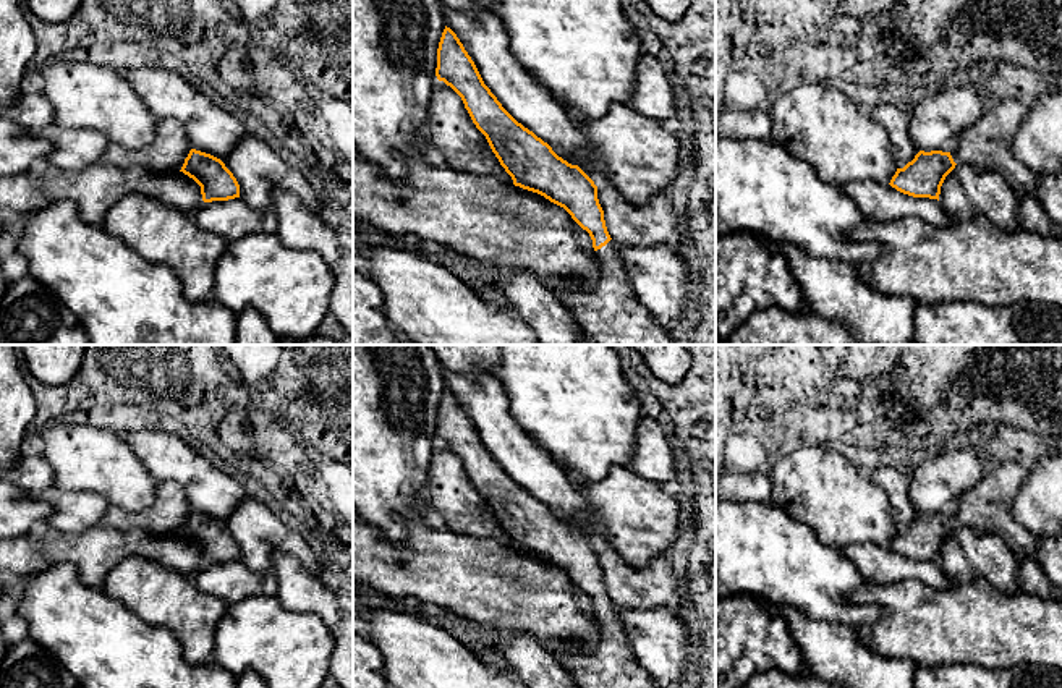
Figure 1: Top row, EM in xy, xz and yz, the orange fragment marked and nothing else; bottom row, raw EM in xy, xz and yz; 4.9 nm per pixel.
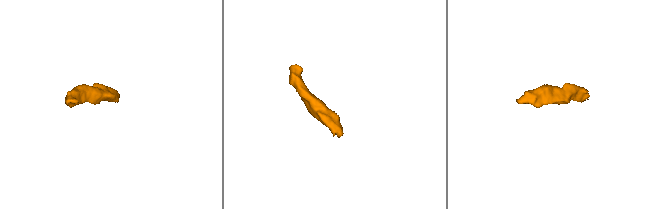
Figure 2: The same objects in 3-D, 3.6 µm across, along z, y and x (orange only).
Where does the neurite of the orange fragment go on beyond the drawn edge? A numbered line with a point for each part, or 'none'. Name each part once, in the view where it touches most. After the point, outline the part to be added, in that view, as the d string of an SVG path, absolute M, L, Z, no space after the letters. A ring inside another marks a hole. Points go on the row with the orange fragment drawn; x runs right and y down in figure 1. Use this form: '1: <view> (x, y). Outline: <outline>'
1: xz (452, 131). Outline: M437 79L434 84L427 121L429 142L445 155L448 167L513 185L486 136L473 123L461 97L444 81Z

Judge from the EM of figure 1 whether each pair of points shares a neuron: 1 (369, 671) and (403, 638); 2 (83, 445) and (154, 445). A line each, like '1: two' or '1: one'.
1: two
2: two

